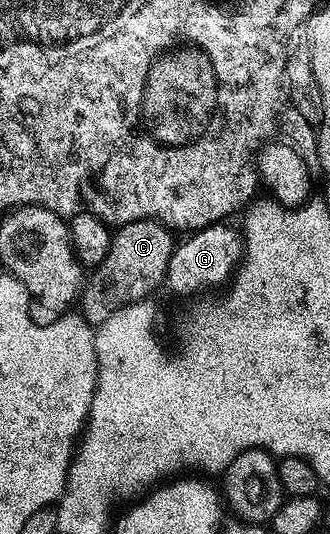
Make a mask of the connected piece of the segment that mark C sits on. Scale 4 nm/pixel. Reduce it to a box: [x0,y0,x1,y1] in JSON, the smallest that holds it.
[79,221,175,325]

